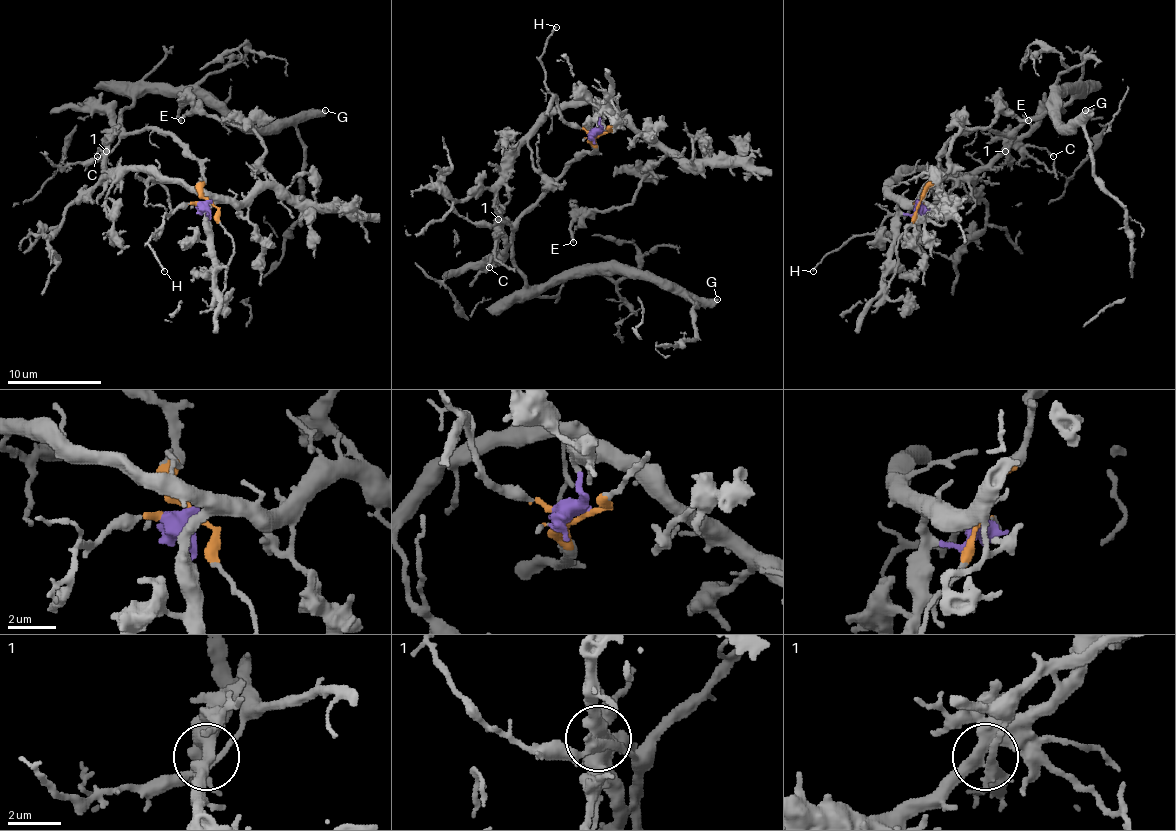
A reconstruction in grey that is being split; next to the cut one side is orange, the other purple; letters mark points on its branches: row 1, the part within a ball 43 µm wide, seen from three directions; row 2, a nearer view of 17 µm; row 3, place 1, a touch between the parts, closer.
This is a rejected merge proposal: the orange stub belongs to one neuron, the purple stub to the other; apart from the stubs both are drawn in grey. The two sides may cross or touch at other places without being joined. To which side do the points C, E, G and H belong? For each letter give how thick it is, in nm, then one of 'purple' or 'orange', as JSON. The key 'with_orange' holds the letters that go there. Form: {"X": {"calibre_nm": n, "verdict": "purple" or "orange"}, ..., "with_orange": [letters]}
{"C": {"calibre_nm": 180, "verdict": "purple"}, "E": {"calibre_nm": 280, "verdict": "purple"}, "G": {"calibre_nm": 440, "verdict": "orange"}, "H": {"calibre_nm": 150, "verdict": "orange"}, "with_orange": ["G", "H"]}

